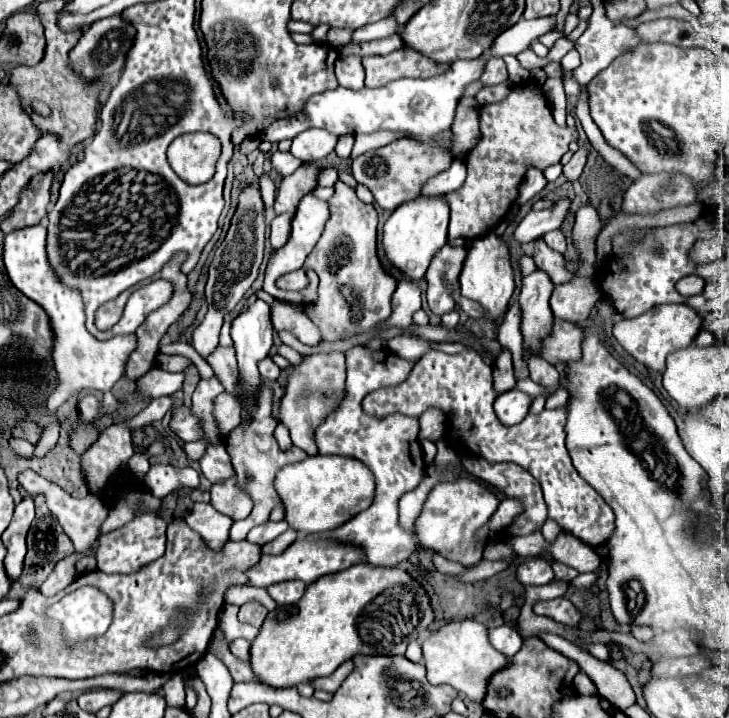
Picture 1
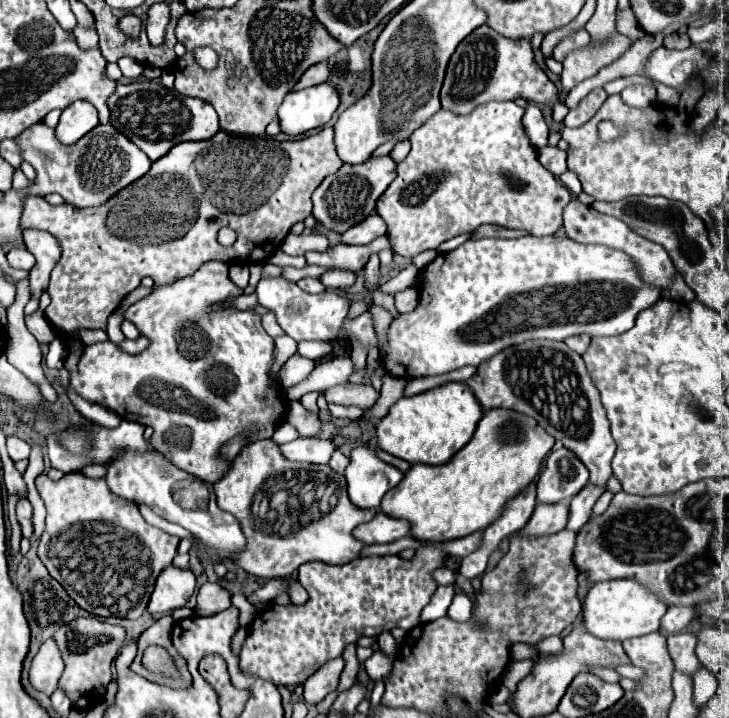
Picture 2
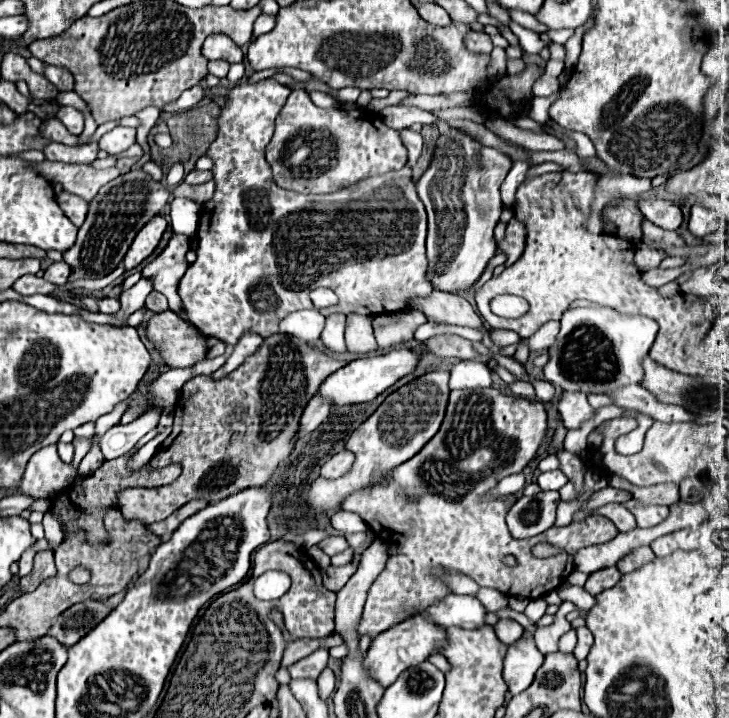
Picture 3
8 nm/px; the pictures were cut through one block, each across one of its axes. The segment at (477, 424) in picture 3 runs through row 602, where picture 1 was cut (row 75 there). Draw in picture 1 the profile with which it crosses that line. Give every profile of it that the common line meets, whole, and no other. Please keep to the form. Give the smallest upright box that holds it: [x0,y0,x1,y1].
[366,48,450,88]

